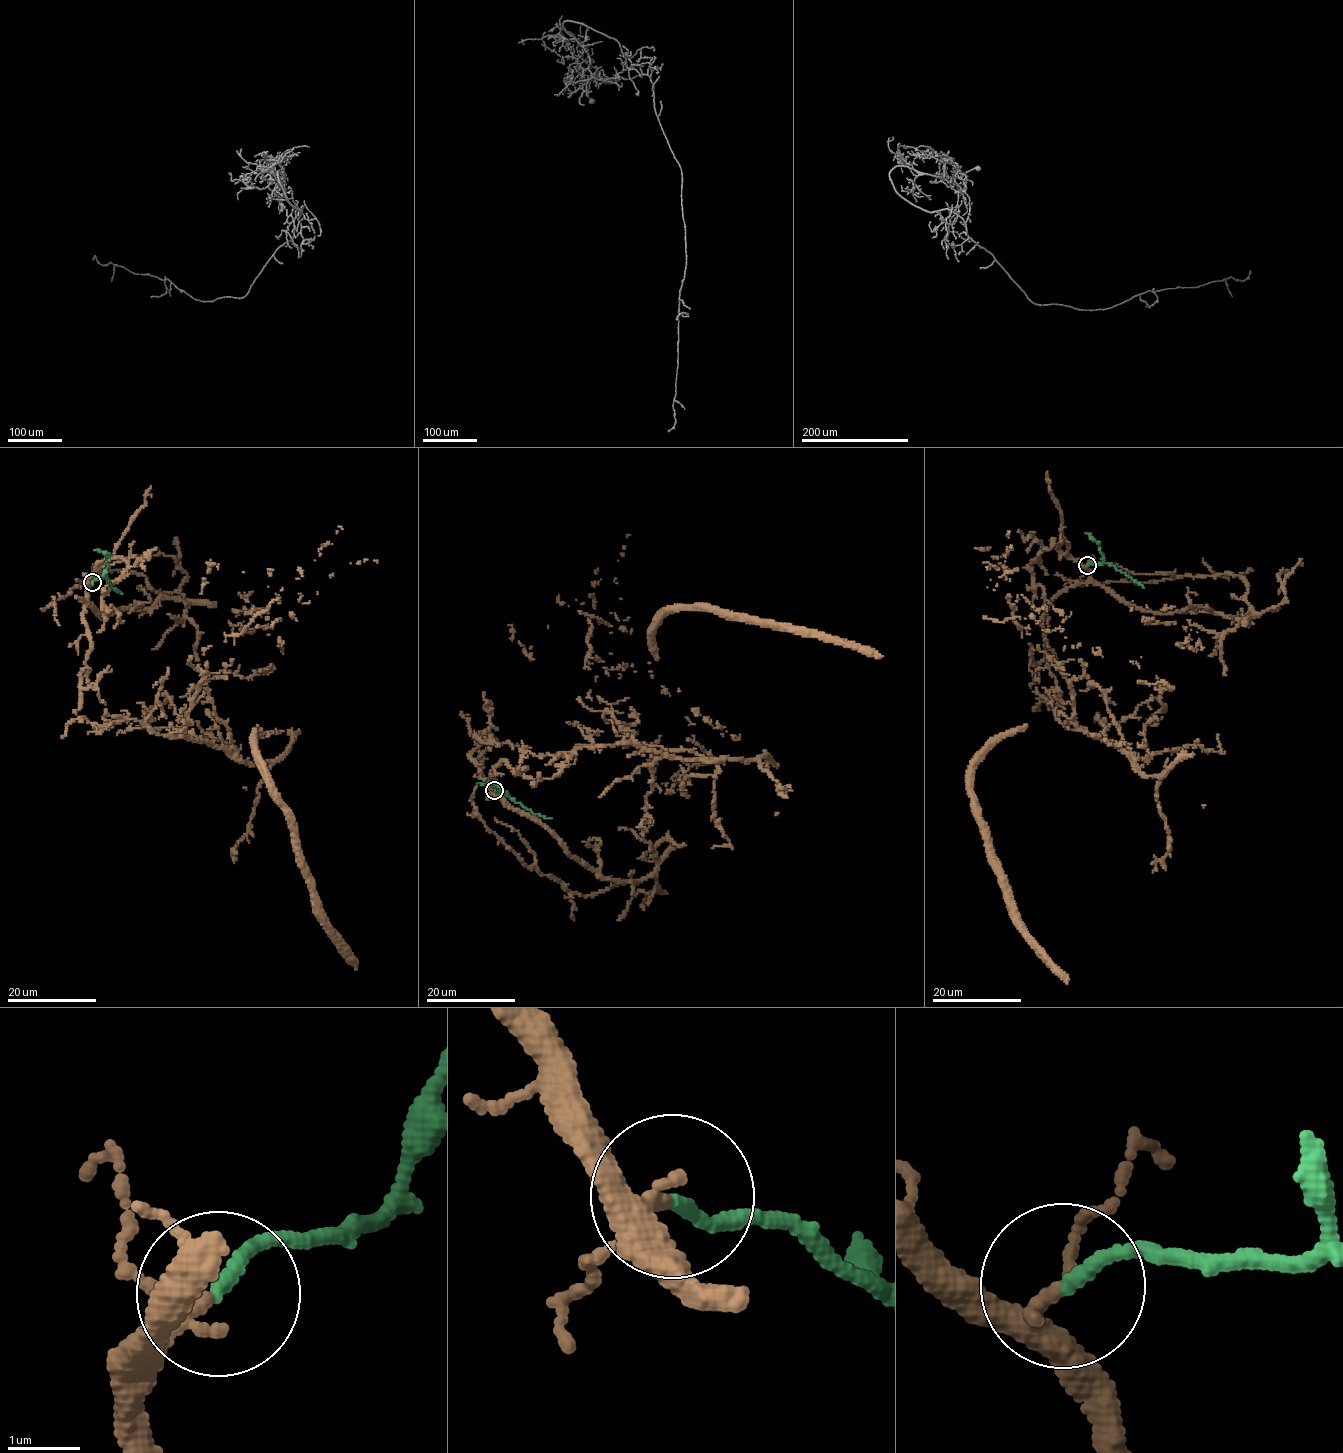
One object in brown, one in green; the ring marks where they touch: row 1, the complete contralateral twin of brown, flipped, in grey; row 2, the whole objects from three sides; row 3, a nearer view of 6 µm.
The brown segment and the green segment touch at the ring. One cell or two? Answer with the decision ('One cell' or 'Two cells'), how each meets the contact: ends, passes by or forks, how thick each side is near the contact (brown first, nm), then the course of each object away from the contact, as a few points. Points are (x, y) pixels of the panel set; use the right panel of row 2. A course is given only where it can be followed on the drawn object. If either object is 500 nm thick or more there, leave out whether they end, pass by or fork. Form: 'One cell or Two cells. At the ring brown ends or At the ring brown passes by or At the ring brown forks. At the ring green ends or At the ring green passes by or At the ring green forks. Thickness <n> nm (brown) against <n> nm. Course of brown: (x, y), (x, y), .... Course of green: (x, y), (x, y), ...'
One cell. At the ring brown passes by. At the ring green ends. Thickness 160 nm (brown) against 180 nm. Course of brown: (1087, 565), (1042, 619), (1036, 689), (1166, 771), (1137, 743), (1027, 725), (972, 793), (1011, 918), (1068, 983). Course of green: (1087, 565), (1111, 564), (1144, 587)

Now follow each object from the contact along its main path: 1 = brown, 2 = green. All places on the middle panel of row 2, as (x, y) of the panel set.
1: (494, 789), (529, 750), (764, 756), (657, 660), (669, 613), (883, 657)
2: (494, 789), (502, 791), (533, 813), (551, 818)

